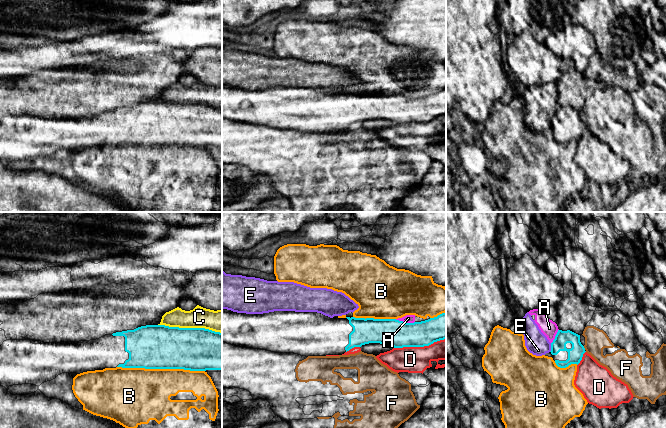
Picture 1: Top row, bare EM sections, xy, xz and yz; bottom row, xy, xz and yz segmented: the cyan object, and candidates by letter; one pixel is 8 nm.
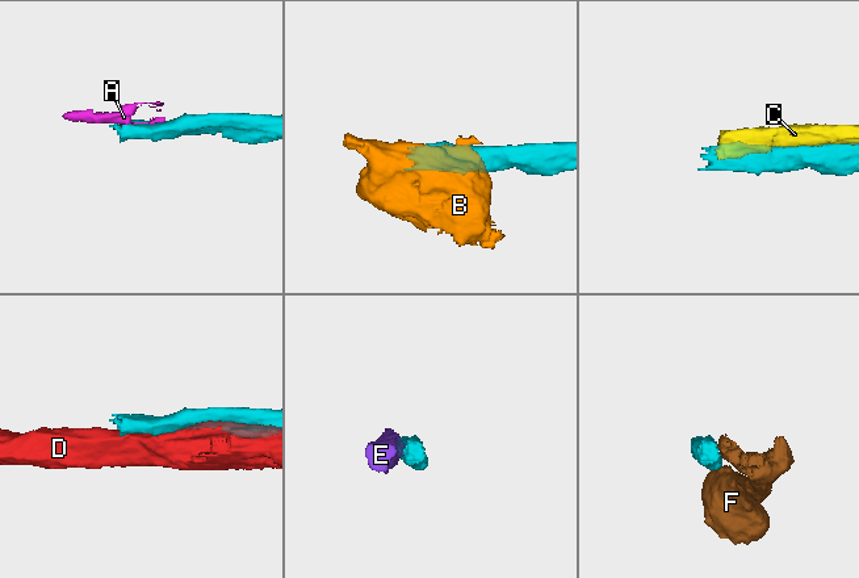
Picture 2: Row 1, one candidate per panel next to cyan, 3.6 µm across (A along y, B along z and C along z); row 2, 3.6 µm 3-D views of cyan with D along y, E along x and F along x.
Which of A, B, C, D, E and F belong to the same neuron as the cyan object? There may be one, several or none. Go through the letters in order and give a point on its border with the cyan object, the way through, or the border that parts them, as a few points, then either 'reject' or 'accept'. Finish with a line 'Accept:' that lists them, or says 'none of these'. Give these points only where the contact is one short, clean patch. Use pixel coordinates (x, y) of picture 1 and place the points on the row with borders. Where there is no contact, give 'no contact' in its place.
A: contact xz (405, 322); reject
B: contact xy (161, 368); reject
C: contact xy (190, 328); reject
D: contact xz (419, 346); reject
E: contact yz (551, 347); reject
F: contact yz (584, 348); border yz (583, 346), (585, 349); reject
Accept: none of these

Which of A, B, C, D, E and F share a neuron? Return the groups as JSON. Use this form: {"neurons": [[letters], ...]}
{"neurons": [["A", "C", "E"], ["B"], ["D"], ["F"]]}

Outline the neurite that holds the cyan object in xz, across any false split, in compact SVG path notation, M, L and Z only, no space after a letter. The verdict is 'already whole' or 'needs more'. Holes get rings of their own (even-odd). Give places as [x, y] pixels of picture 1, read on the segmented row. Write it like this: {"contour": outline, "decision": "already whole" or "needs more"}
{"contour": "M222 309L222 342L301 356L342 355L369 343L424 347L446 339L446 312L421 322L330 318L317 312L237 313Z", "decision": "needs more"}

